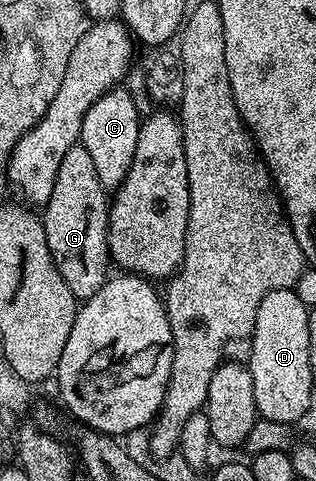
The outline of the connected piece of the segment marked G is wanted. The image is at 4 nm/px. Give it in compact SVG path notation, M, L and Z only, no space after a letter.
M79 145L70 148L66 157L62 157L62 166L54 181L54 193L50 193L50 201L42 208L42 218L54 265L78 301L94 297L94 293L98 293L110 275L109 206L109 196L106 188L98 181L98 169L94 169L90 153L86 153L86 149Z

